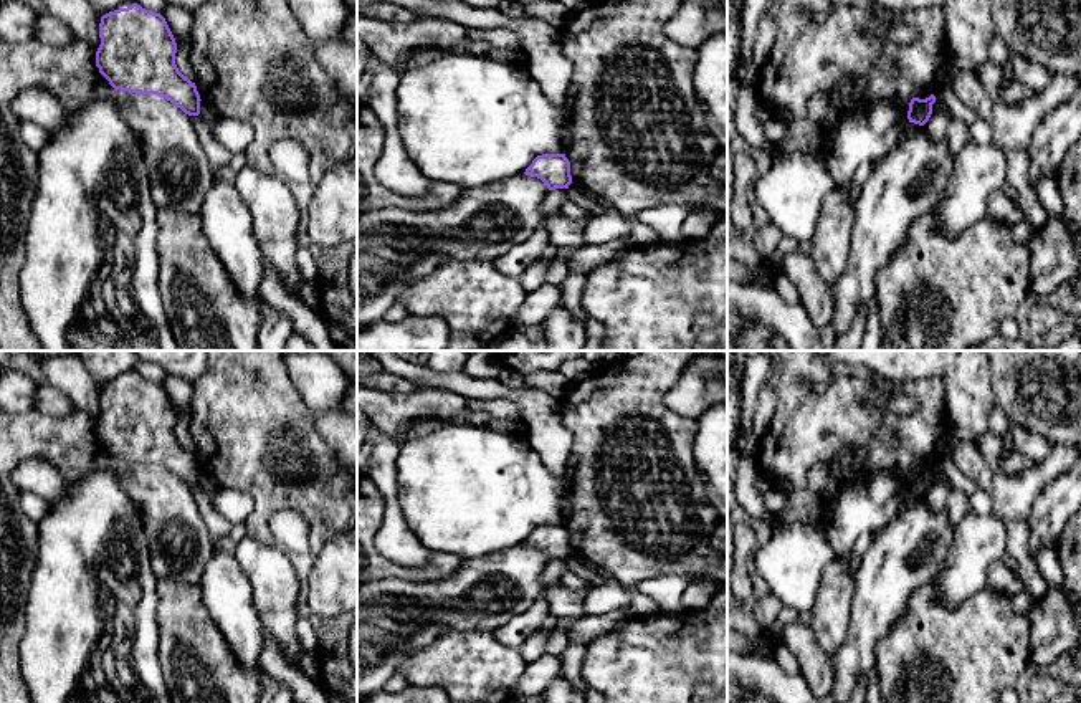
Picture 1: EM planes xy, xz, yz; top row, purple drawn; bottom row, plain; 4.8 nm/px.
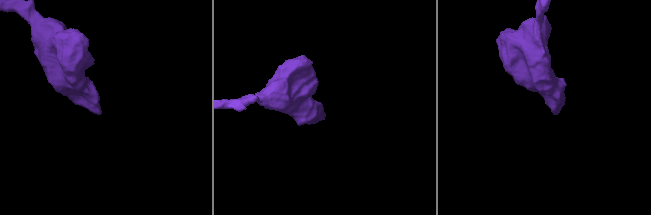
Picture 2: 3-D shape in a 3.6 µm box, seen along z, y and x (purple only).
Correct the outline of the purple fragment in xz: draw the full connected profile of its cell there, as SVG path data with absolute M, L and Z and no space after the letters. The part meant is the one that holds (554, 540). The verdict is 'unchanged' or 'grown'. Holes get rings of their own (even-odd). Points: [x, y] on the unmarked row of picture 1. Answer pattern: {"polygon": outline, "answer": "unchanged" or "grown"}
{"polygon": "M565 524L537 526L524 544L540 549L549 561L569 559L572 554L570 533Z", "answer": "unchanged"}

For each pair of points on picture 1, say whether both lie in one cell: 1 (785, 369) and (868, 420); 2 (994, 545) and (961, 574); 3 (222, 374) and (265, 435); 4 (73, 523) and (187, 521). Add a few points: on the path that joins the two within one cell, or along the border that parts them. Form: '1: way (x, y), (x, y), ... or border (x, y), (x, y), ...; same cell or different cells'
1: way (799, 392), (823, 417), (845, 417); same cell
2: way (985, 549), (969, 566); same cell
3: way (237, 389), (245, 397), (245, 412), (250, 420); same cell
4: border (123, 488), (141, 515), (151, 559); different cells

